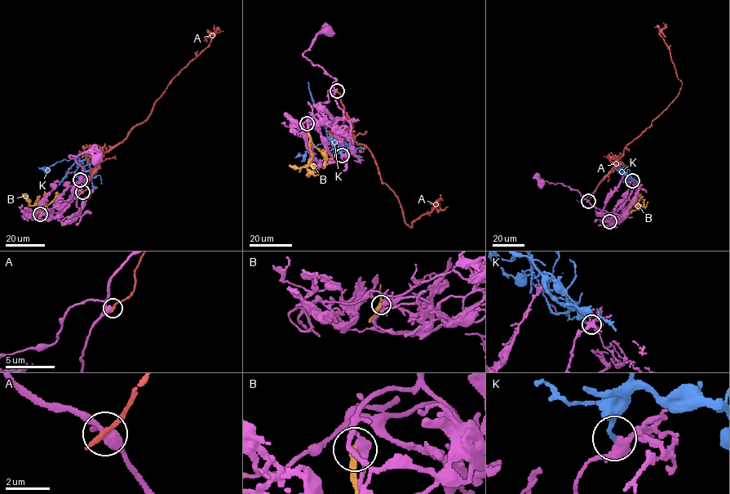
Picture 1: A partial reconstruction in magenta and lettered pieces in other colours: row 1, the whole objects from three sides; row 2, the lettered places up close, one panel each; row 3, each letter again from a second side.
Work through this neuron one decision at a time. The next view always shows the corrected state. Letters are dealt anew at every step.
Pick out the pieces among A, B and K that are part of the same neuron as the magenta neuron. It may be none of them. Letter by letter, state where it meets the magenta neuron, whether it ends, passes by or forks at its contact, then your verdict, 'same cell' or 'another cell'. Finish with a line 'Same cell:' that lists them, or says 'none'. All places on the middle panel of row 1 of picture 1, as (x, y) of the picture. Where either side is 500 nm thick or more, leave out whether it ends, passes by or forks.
A: meets magenta at (337, 91); it ends there; another cell
B: meets magenta at (307, 123); it ends there; another cell
K: meets magenta at (342, 155); it ends there; same cell
Same cell: K

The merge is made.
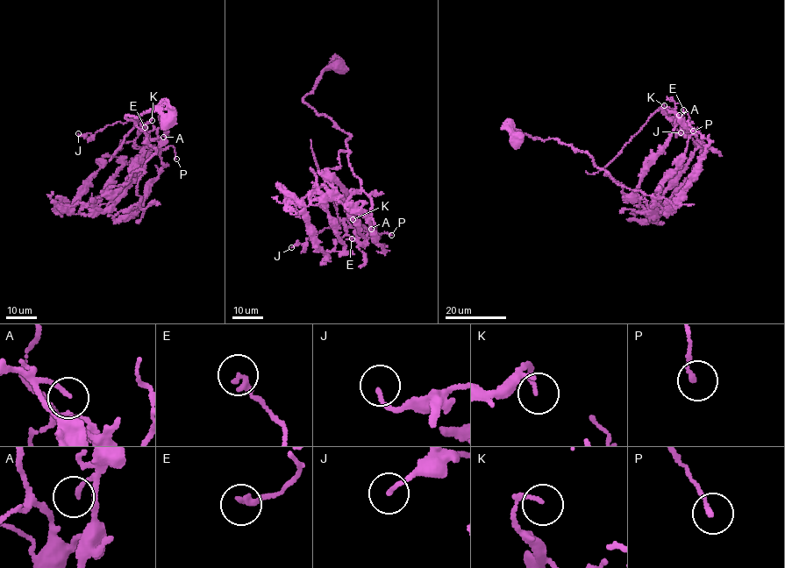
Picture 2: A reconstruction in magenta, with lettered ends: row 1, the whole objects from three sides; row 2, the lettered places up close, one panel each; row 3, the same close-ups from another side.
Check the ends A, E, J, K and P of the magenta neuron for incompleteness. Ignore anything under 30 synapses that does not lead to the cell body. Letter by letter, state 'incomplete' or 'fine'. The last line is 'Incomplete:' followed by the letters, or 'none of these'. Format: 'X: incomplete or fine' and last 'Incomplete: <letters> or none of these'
A: fine
E: fine
J: fine
K: fine
P: fine
Incomplete: none of these

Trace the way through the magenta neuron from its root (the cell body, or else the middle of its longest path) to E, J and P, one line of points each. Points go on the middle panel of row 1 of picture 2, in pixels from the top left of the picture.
E: (338, 67), (326, 67), (303, 101), (350, 135), (340, 166), (324, 176), (353, 214), (352, 238)
J: (338, 67), (303, 101), (350, 135), (324, 176), (357, 237), (338, 222), (291, 247)
P: (338, 67), (326, 67), (303, 100), (350, 135), (340, 166), (324, 176), (341, 187), (360, 229), (391, 235)

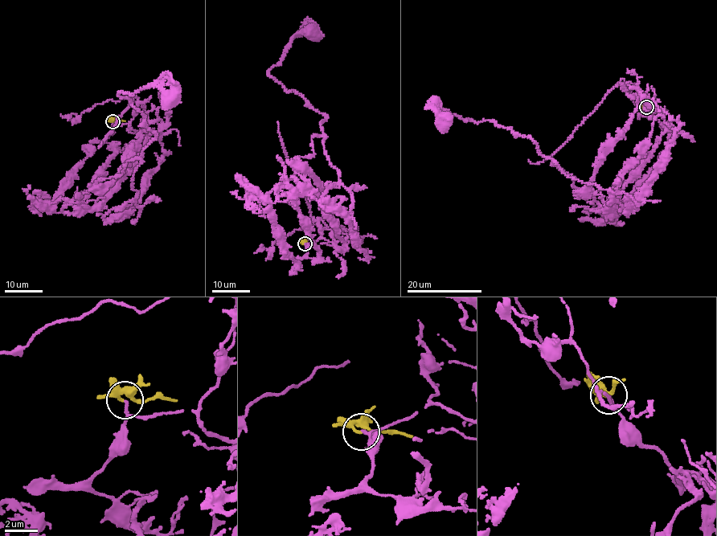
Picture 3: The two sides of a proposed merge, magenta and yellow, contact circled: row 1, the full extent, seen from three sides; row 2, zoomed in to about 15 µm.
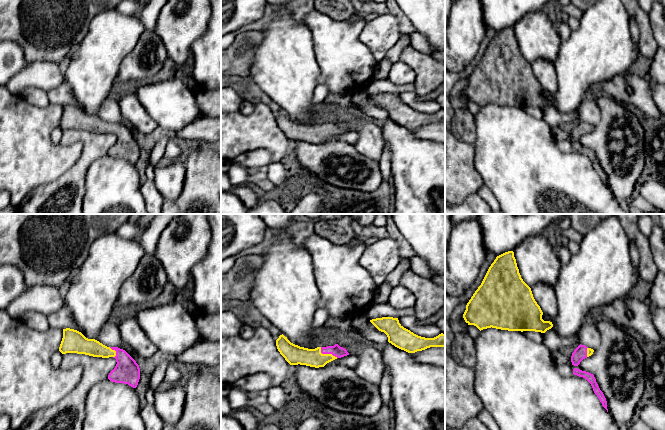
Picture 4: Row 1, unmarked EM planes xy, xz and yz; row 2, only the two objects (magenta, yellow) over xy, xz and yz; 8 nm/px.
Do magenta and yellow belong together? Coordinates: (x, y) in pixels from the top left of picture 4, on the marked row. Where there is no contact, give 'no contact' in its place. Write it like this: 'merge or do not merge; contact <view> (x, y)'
merge; contact xz (327, 353)

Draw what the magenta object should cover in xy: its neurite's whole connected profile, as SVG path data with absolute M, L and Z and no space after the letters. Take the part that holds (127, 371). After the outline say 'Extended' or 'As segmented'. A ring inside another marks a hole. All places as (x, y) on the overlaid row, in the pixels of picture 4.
M63 329L63 338L59 347L62 354L77 353L93 357L116 359L115 368L109 373L108 379L115 383L128 384L136 388L140 379L140 368L136 361L123 349L107 347L95 339L86 338L81 332Z. Extended

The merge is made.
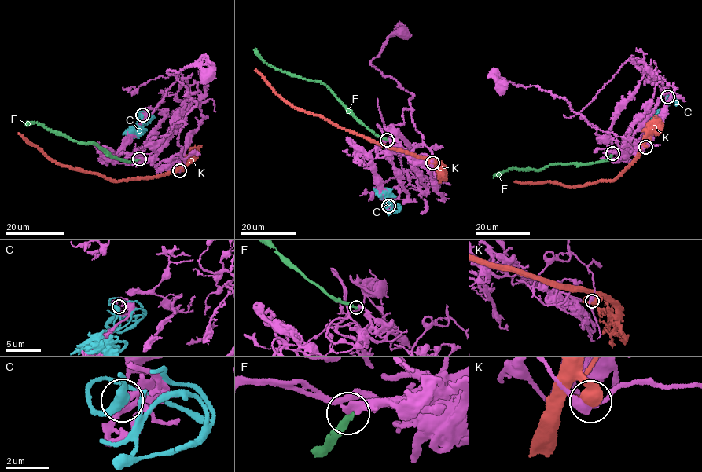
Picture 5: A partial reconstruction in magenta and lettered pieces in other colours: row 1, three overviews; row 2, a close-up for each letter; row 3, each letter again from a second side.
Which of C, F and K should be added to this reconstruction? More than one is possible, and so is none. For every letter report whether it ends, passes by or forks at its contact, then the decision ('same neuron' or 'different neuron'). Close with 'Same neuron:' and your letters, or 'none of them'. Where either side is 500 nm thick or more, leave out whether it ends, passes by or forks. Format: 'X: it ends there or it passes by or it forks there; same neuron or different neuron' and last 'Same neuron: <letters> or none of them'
C: it passes by; different neuron
F: it ends there; different neuron
K: it passes by; different neuron
Same neuron: none of them

